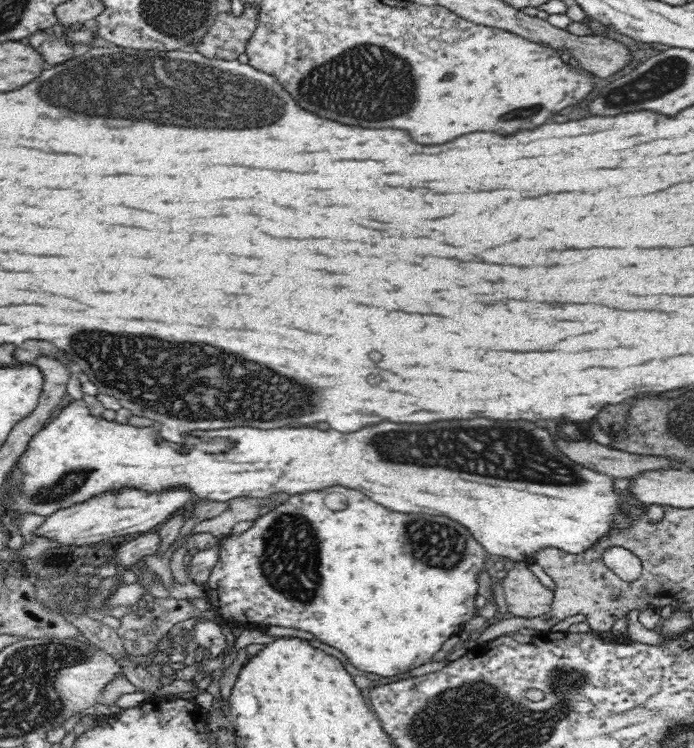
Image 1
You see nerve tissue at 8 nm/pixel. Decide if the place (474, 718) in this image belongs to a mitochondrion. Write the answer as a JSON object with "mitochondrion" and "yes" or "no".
{"mitochondrion":"yes"}

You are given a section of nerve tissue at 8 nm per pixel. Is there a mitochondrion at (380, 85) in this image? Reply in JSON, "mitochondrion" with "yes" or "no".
{"mitochondrion":"yes"}

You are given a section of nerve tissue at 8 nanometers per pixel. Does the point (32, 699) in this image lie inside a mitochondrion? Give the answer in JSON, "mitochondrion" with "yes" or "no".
{"mitochondrion":"yes"}

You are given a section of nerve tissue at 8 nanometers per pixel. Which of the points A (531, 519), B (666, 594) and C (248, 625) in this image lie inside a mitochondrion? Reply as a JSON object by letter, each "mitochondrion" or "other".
{"A":"other","B":"other","C":"other"}

